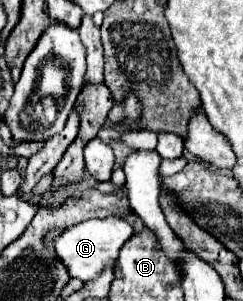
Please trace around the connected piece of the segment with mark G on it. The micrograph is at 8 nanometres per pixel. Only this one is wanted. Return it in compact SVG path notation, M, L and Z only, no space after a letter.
M104 217L104 219L88 219L56 237L54 249L58 257L68 267L68 273L80 281L94 281L106 267L116 267L120 247L134 235L134 227L120 217Z

